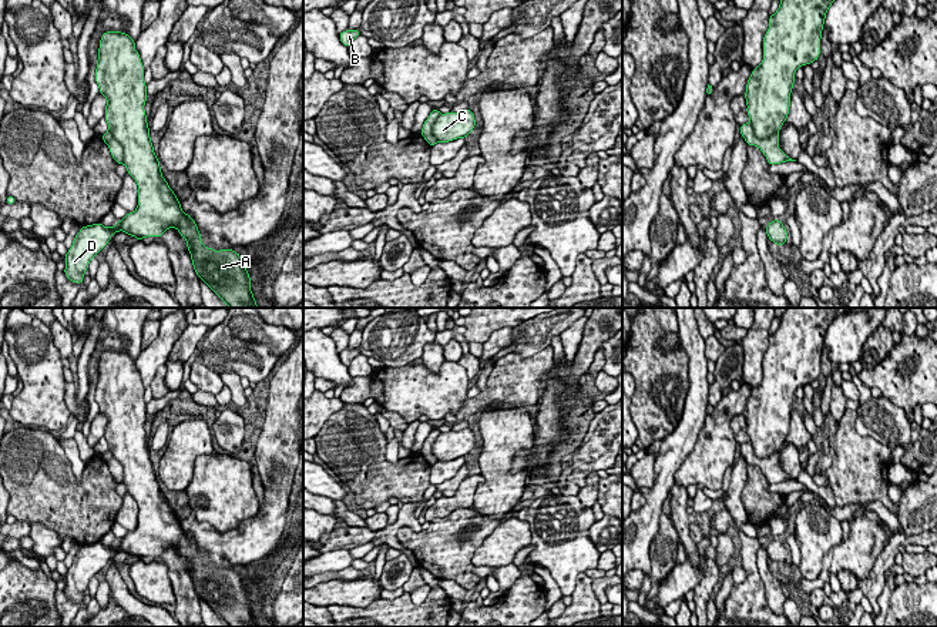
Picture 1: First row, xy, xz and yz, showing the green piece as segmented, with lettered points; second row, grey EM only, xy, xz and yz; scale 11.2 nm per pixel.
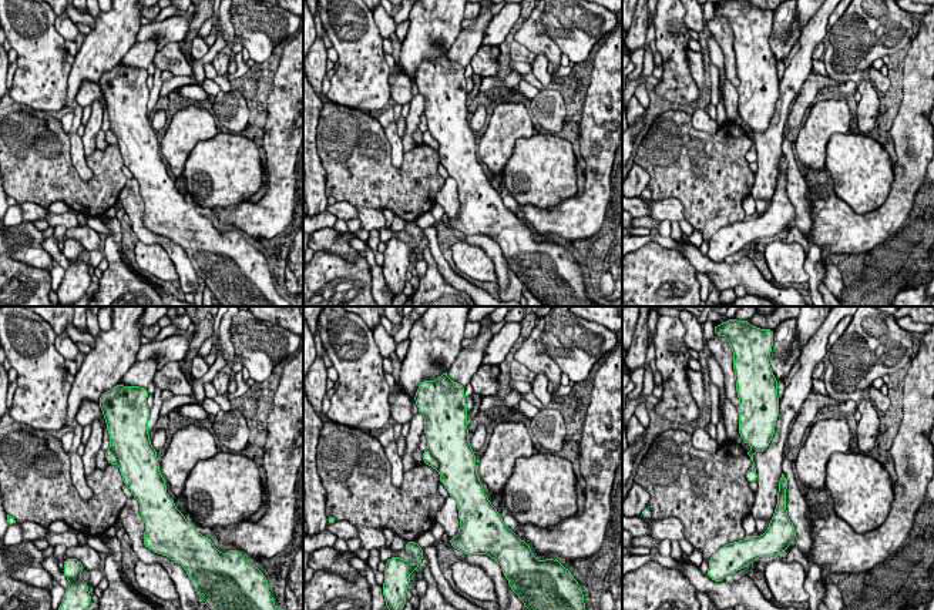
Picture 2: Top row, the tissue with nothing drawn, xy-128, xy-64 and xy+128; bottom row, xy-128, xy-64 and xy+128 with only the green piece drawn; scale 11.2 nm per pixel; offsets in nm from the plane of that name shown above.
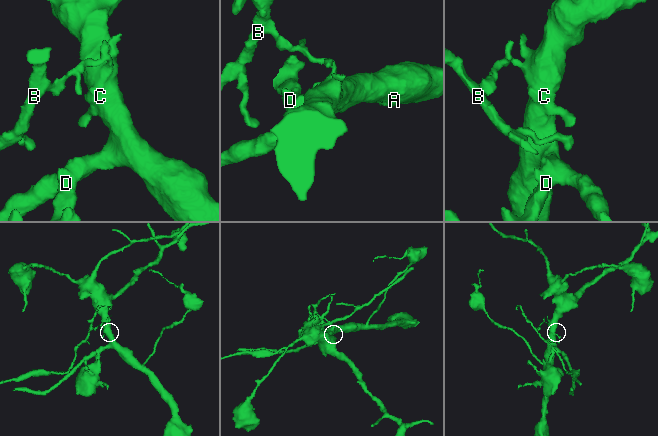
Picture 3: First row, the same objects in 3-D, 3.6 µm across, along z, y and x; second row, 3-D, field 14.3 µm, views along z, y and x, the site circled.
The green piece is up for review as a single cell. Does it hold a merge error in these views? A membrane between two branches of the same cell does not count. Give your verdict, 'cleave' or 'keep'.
cleave

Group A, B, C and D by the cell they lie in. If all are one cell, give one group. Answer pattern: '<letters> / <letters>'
A C D / B

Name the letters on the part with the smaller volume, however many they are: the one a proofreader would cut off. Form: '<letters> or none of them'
B

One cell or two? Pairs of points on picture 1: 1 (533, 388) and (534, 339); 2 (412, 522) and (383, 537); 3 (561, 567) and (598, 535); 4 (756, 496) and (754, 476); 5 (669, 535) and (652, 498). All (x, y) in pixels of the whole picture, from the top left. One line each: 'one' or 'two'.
1: two
2: one
3: two
4: one
5: two

